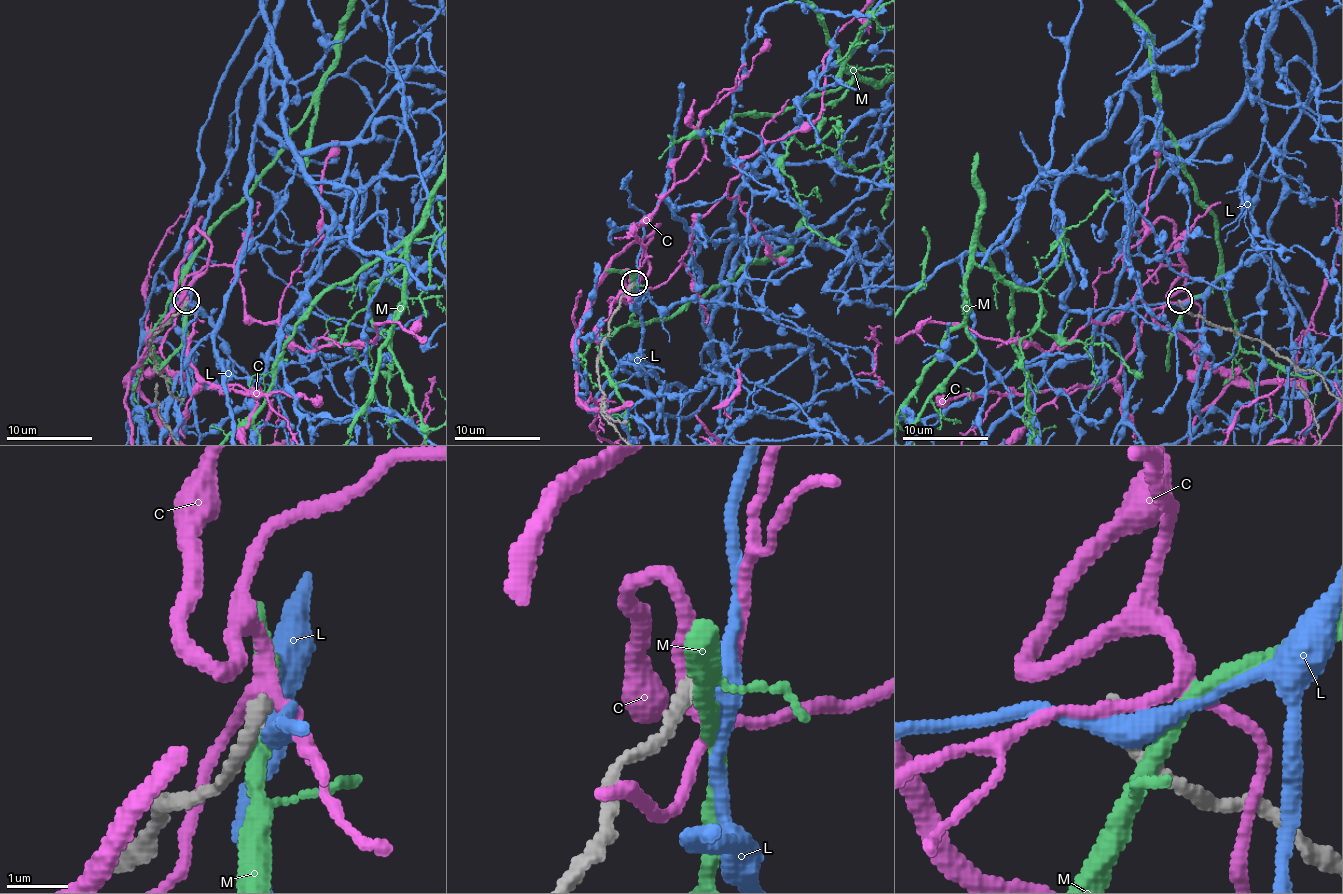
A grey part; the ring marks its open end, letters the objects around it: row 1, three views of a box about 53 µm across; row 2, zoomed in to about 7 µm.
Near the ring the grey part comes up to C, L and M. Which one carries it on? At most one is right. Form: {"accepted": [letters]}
{"accepted": []}

